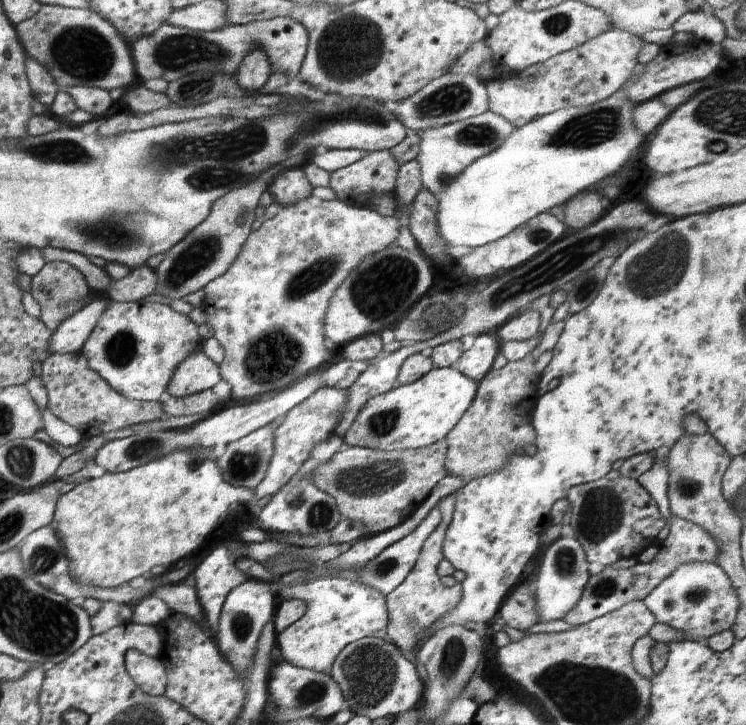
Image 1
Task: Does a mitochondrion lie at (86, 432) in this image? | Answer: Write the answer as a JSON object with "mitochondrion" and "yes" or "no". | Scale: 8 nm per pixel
{"mitochondrion":"no"}

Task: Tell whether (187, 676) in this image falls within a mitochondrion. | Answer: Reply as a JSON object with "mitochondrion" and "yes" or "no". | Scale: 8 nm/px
{"mitochondrion":"no"}

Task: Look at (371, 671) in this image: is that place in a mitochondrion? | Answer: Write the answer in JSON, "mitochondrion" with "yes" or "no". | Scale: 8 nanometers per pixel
{"mitochondrion":"yes"}

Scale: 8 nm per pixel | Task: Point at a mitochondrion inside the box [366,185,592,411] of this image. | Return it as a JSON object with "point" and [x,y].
{"point":[433,320]}

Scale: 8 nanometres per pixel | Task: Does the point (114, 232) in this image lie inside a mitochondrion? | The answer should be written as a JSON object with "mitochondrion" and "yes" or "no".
{"mitochondrion":"yes"}

